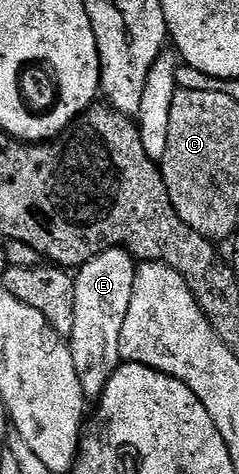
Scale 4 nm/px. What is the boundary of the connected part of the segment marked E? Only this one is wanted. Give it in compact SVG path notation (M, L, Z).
M112 248L76 269L75 322L73 335L68 337L69 348L75 358L75 370L83 386L86 401L100 401L109 379L123 361L119 350L119 336L123 334L123 318L131 306L138 261L124 248Z

